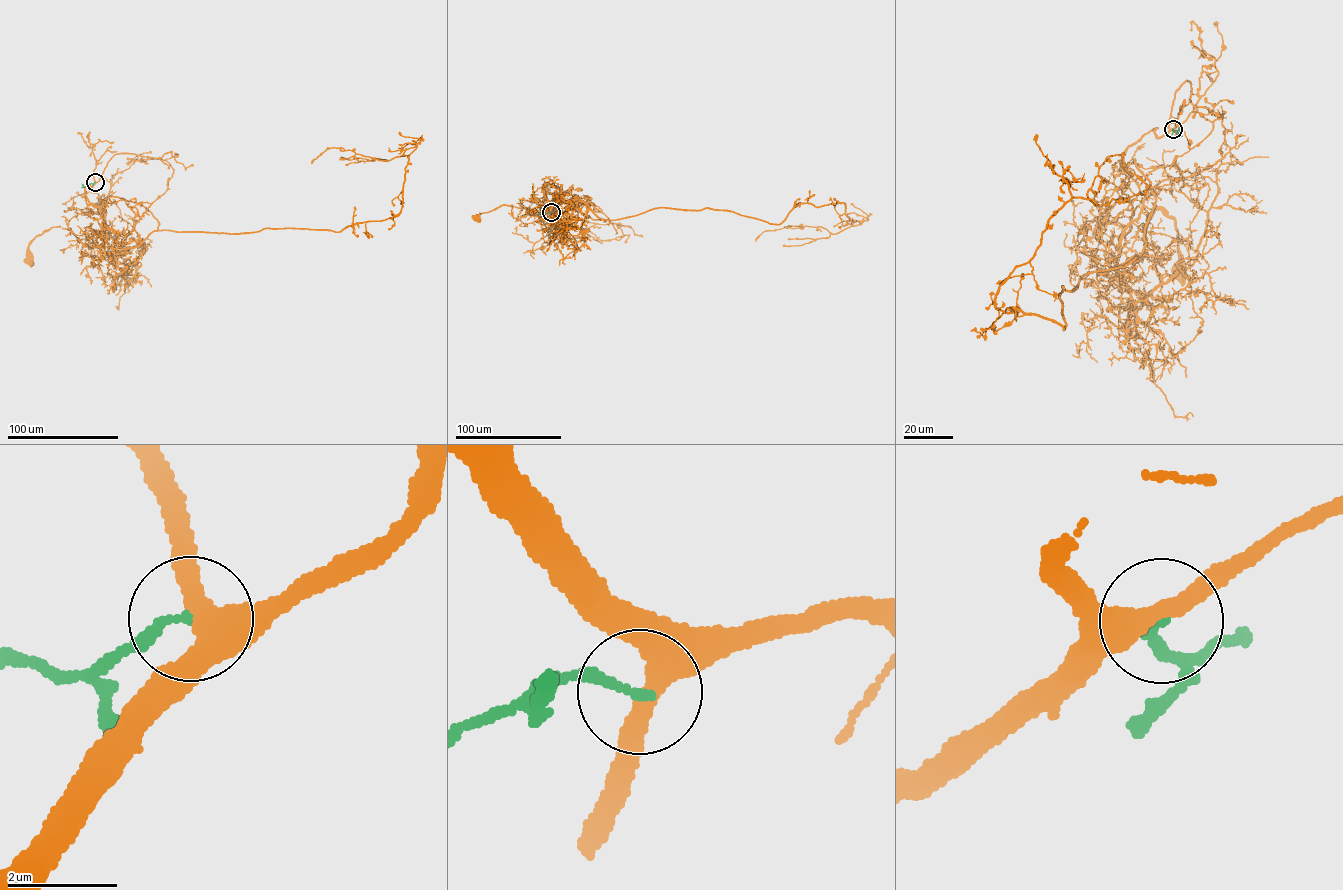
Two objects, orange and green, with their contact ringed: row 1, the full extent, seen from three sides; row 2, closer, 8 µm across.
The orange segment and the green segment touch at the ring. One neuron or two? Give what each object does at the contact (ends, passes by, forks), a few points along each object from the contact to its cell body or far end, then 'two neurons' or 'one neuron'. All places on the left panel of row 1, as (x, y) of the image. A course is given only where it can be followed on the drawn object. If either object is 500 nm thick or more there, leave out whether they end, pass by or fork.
orange passes by; green ends there; orange runs (95, 182), (84, 192), (100, 209), (104, 251), (52, 227), (31, 243), (29, 261); green runs (95, 182), (83, 187), (82, 184); two neurons

